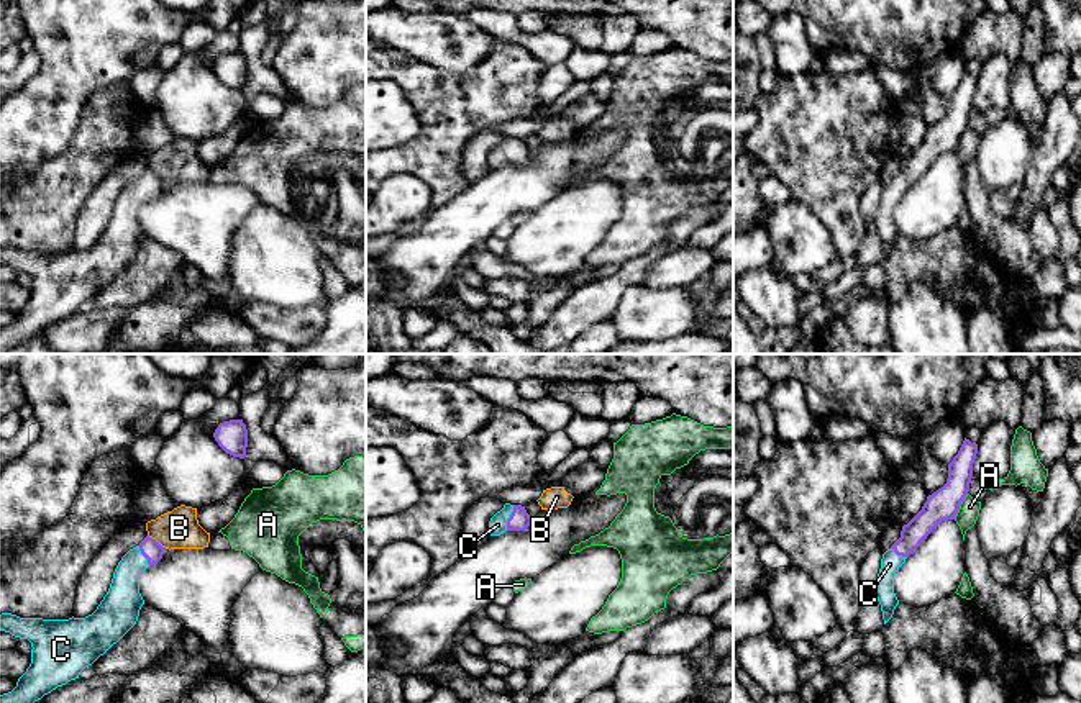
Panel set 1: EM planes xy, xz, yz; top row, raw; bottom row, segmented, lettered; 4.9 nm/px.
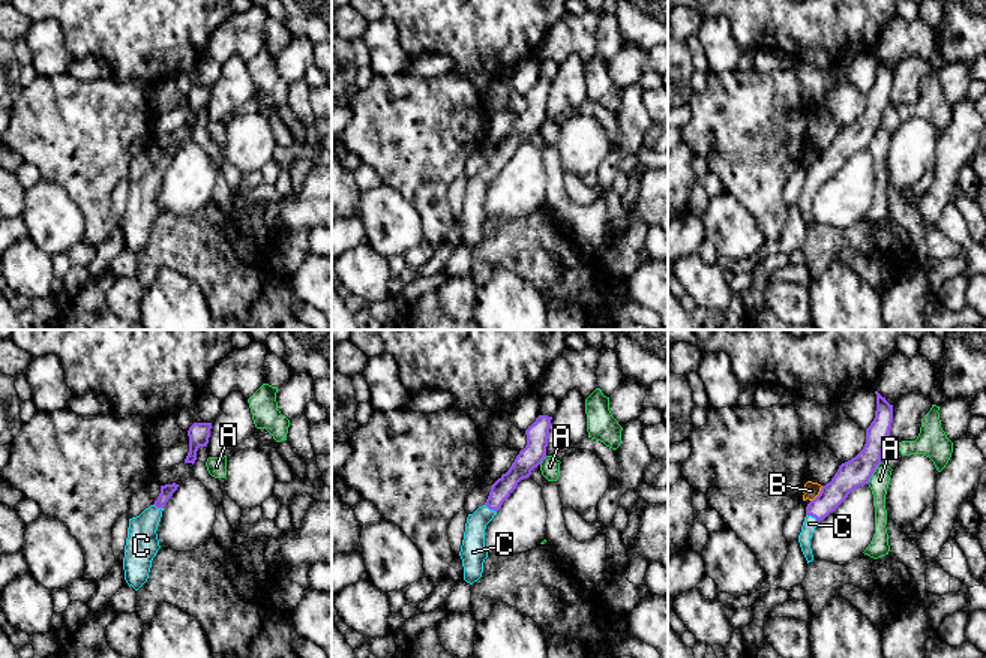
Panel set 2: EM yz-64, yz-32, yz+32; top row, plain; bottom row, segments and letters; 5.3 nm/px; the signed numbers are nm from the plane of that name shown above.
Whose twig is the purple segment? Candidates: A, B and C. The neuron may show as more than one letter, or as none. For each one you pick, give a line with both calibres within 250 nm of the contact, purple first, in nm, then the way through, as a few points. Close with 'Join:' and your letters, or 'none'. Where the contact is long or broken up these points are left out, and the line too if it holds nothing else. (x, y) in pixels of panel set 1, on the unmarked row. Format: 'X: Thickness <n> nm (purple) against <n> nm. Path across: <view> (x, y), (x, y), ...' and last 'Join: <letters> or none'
C: Thickness 100 nm (purple) against 90 nm. Path across: xz (519, 153), (509, 151), (497, 158)
Join: C

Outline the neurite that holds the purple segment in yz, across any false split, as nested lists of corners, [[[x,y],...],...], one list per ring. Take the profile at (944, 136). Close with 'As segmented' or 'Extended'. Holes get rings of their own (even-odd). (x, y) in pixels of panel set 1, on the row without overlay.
[[[965,70],[958,87],[948,97],[946,116],[927,129],[922,143],[902,159],[901,170],[883,187],[874,225],[881,238],[884,257],[892,251],[899,233],[894,210],[905,192],[945,152],[955,152],[961,134],[969,125],[978,77]]]. Extended

